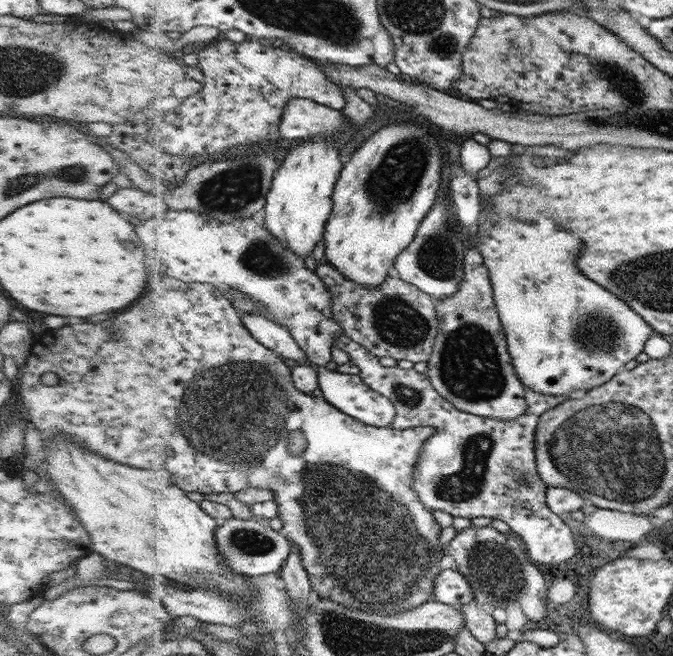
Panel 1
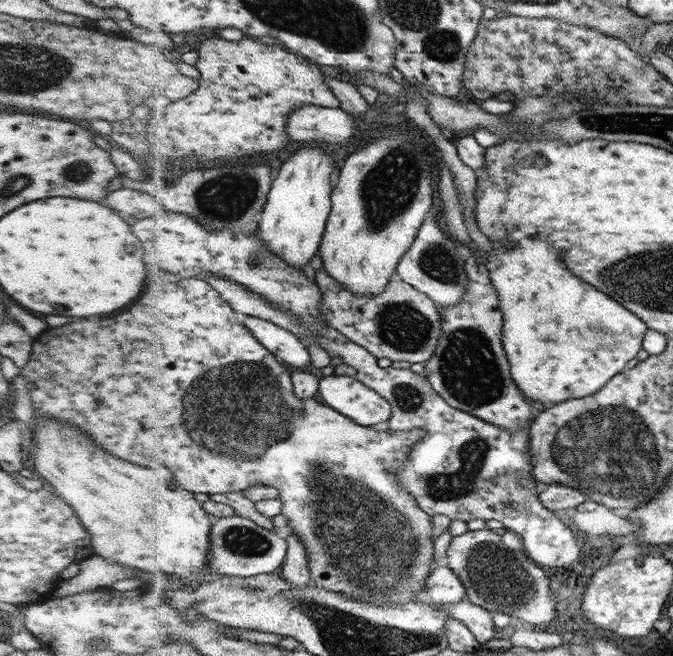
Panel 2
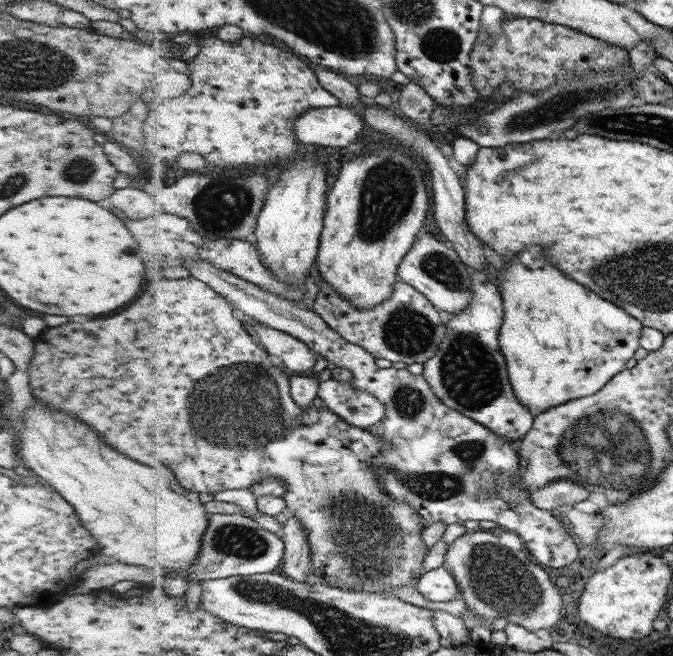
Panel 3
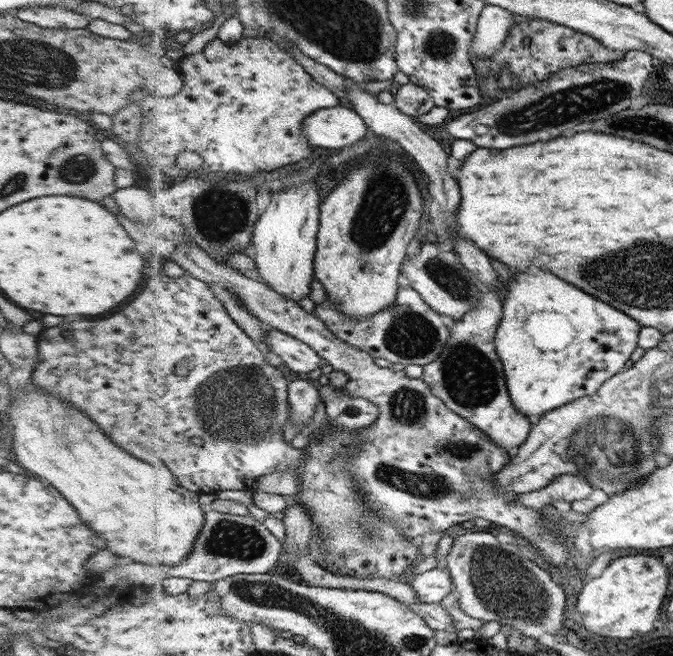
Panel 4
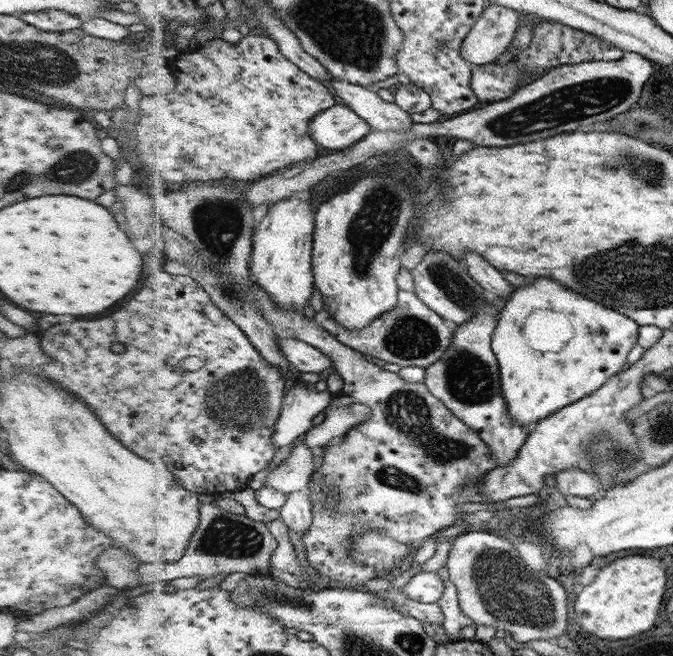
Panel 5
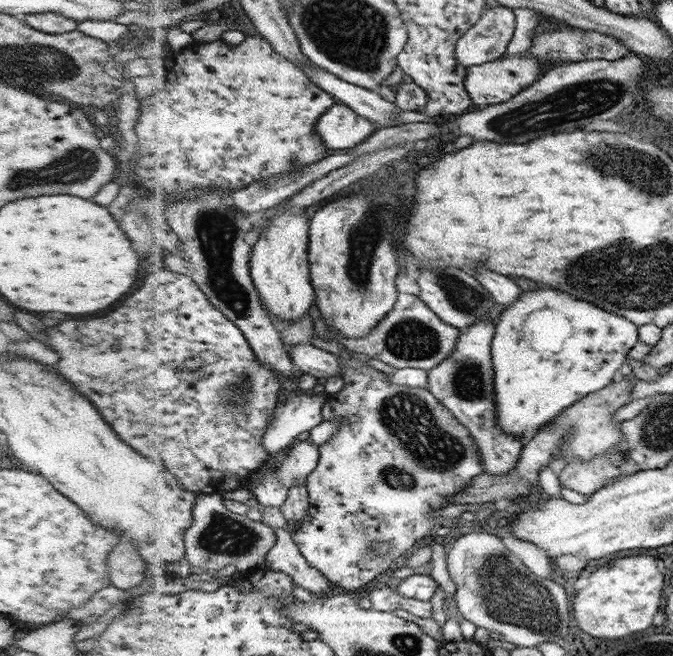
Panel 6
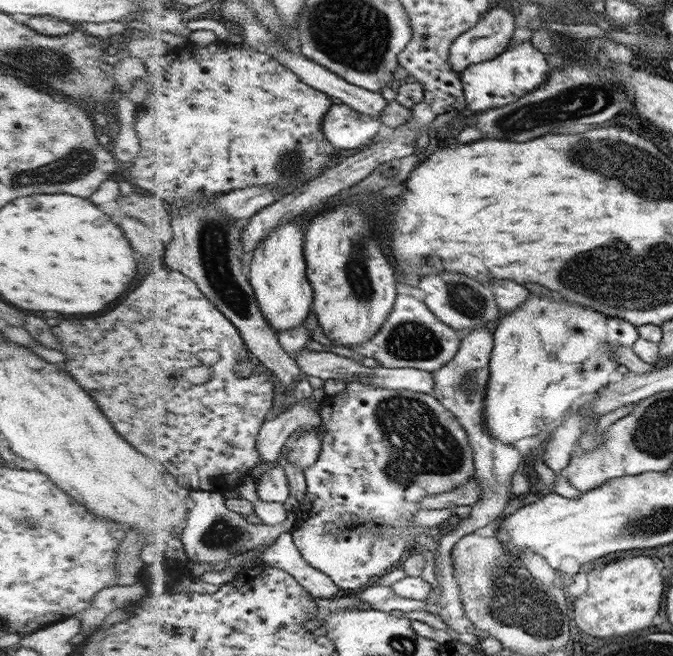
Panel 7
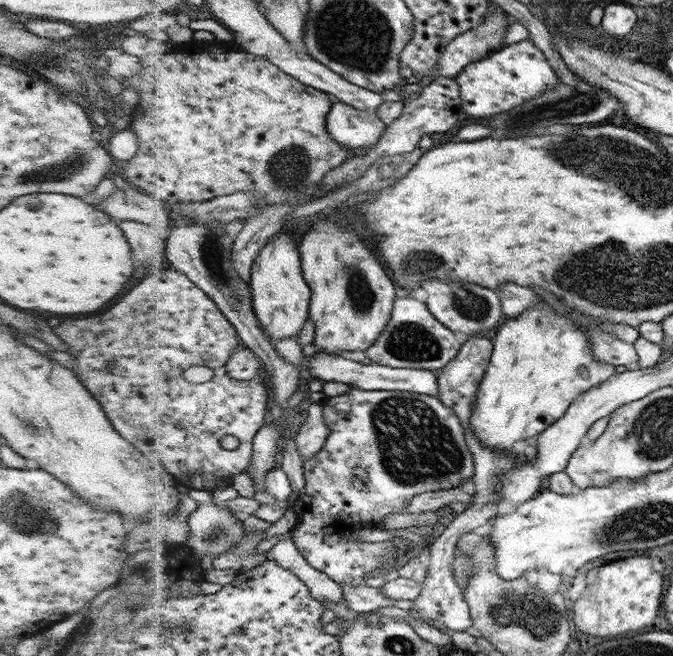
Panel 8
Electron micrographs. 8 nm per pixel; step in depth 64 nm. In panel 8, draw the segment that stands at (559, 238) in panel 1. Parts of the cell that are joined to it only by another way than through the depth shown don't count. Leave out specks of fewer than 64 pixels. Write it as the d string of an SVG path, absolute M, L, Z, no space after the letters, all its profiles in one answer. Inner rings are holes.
M542 302L536 307L524 310L519 317L506 318L503 324L497 328L494 337L494 352L491 354L487 372L484 373L484 380L480 381L475 412L472 412L470 420L470 430L490 450L513 452L512 448L518 440L524 440L544 432L544 429L560 420L560 417L567 413L567 410L571 408L572 401L588 389L592 389L592 386L607 381L615 373L614 366L599 362L592 354L592 331L610 333L627 343L635 343L641 337L639 330L636 327L628 326L628 324L610 324L610 322L600 324L576 310L573 310L570 315L571 319Z

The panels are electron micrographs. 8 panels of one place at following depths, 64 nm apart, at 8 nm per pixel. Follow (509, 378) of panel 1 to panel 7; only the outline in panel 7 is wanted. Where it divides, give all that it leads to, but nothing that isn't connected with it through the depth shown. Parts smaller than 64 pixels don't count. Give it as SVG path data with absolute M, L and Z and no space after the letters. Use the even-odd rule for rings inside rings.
M476 328L469 330L462 343L459 345L459 352L448 361L446 365L432 372L434 377L433 395L439 399L448 410L452 411L459 422L466 428L471 440L475 458L476 473L474 477L480 480L482 495L480 499L470 505L472 512L466 518L455 518L448 525L441 538L437 538L438 548L436 548L435 579L440 588L430 589L426 602L426 612L436 614L458 633L471 634L475 626L466 617L462 601L460 601L460 589L454 577L452 563L452 549L468 534L475 533L481 528L485 528L490 522L499 518L504 511L505 504L512 497L510 491L512 474L522 467L523 456L520 455L514 444L500 442L488 430L485 421L485 410L487 410L487 390L488 381L491 380L491 350L494 348L494 334L486 328Z

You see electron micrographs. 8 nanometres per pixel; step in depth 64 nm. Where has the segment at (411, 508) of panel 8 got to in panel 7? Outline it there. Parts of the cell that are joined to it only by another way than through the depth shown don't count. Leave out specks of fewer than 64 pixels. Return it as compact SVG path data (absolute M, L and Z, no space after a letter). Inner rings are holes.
M473 477L466 485L459 486L450 492L428 495L422 499L420 508L424 510L442 510L458 506L470 506L482 495L480 480Z

